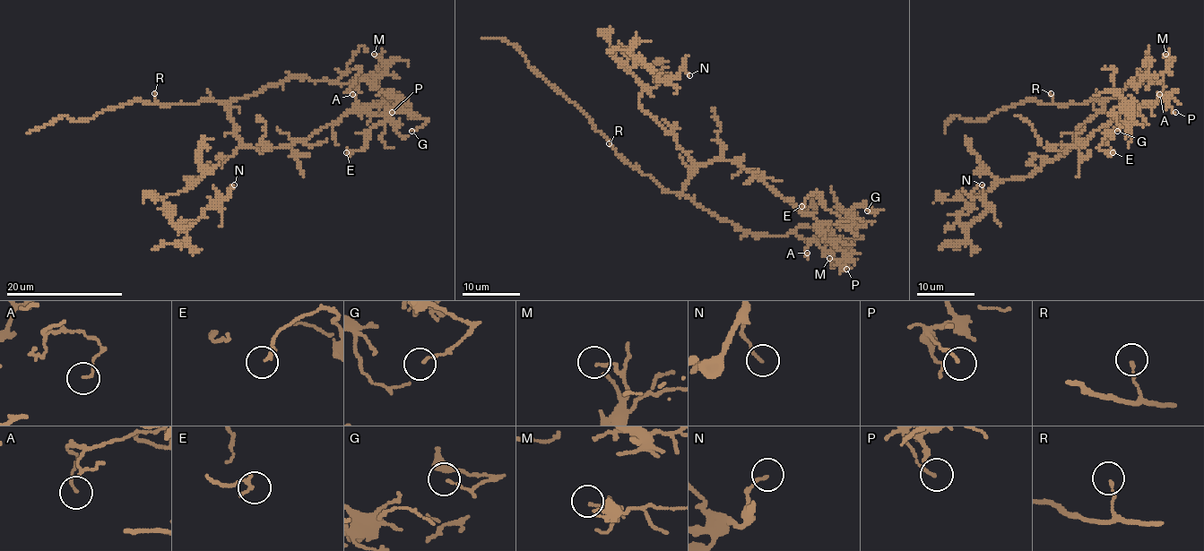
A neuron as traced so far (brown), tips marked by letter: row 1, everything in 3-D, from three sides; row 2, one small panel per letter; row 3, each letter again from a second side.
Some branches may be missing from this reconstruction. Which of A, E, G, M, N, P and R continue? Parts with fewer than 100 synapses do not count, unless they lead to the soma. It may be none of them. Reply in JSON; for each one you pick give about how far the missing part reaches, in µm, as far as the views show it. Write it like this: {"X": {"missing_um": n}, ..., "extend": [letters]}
{"extend": []}

